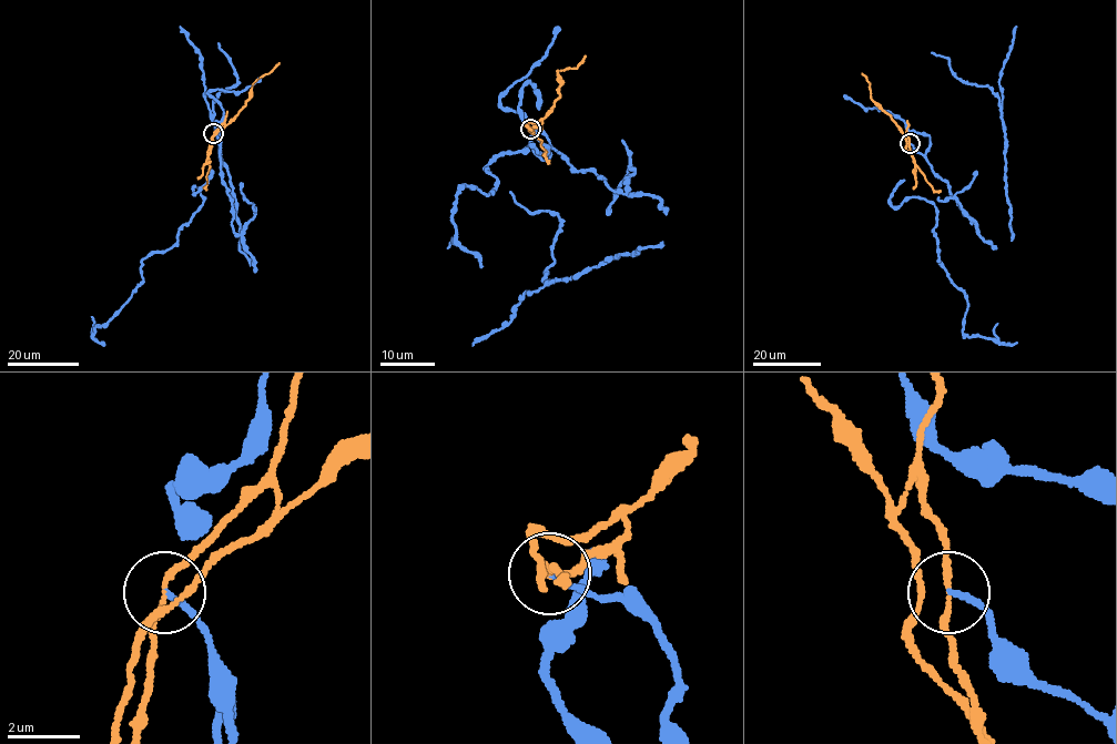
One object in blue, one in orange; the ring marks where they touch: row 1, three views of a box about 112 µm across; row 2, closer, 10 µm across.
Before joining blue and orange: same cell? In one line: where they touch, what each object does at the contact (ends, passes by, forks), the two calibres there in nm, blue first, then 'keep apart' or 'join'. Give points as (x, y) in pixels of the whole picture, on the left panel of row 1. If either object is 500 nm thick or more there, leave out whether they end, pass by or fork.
at (213, 133); blue ends there; orange passes by; 130 nm thick on the blue side, 150 nm on the other; keep apart

